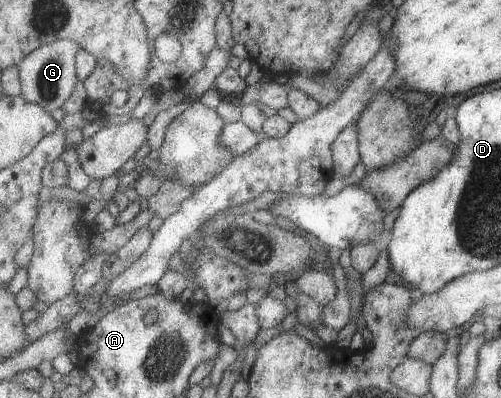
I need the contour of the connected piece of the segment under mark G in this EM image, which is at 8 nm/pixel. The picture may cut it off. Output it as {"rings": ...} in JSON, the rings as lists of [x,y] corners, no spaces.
{"rings":[[[62,39],[32,51],[19,66],[23,97],[28,102],[36,103],[50,112],[62,109],[79,83],[77,56],[80,49],[83,48],[76,41]]]}

